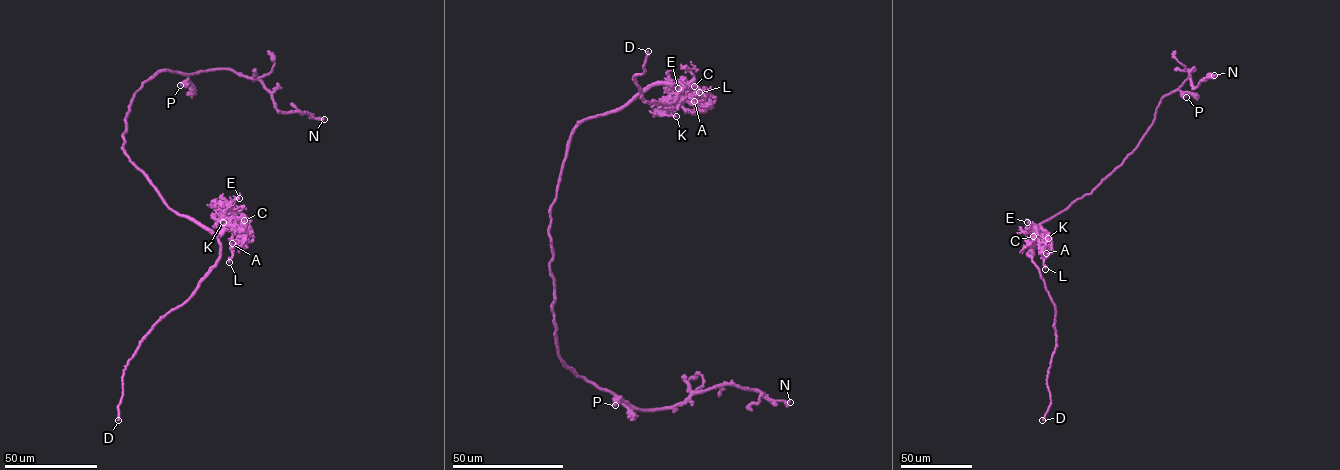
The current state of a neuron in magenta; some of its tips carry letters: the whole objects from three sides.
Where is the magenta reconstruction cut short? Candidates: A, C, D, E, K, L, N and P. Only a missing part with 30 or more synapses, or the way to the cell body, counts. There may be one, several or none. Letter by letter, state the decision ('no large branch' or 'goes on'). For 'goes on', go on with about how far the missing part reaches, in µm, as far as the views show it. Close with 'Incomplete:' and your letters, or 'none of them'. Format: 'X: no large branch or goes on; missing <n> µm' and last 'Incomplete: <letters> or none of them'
A: no large branch
C: no large branch
D: goes on; missing 25 µm
E: no large branch
K: no large branch
L: no large branch
N: no large branch
P: no large branch
Incomplete: D

